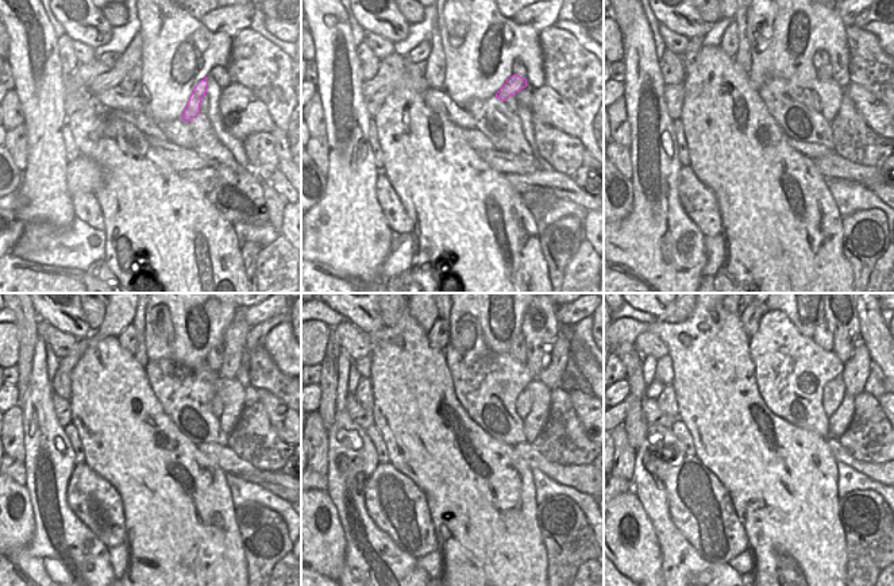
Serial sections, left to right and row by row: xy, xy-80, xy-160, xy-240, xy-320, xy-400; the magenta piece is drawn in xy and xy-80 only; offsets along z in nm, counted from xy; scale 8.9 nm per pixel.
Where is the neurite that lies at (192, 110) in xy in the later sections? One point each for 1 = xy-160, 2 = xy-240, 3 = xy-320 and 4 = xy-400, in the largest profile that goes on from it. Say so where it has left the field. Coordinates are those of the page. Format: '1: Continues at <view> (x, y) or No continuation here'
1: Continues at xy-160 (825, 72)
2: Continues at xy-240 (234, 340)
3: Continues at xy-320 (540, 327)
4: Continues at xy-400 (844, 320).

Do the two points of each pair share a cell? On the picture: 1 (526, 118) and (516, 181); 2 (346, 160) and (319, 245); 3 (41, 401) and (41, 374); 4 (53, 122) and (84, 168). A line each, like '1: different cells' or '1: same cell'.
1: different cells
2: same cell
3: same cell
4: different cells

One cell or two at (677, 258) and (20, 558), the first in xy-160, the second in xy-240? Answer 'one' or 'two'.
one

